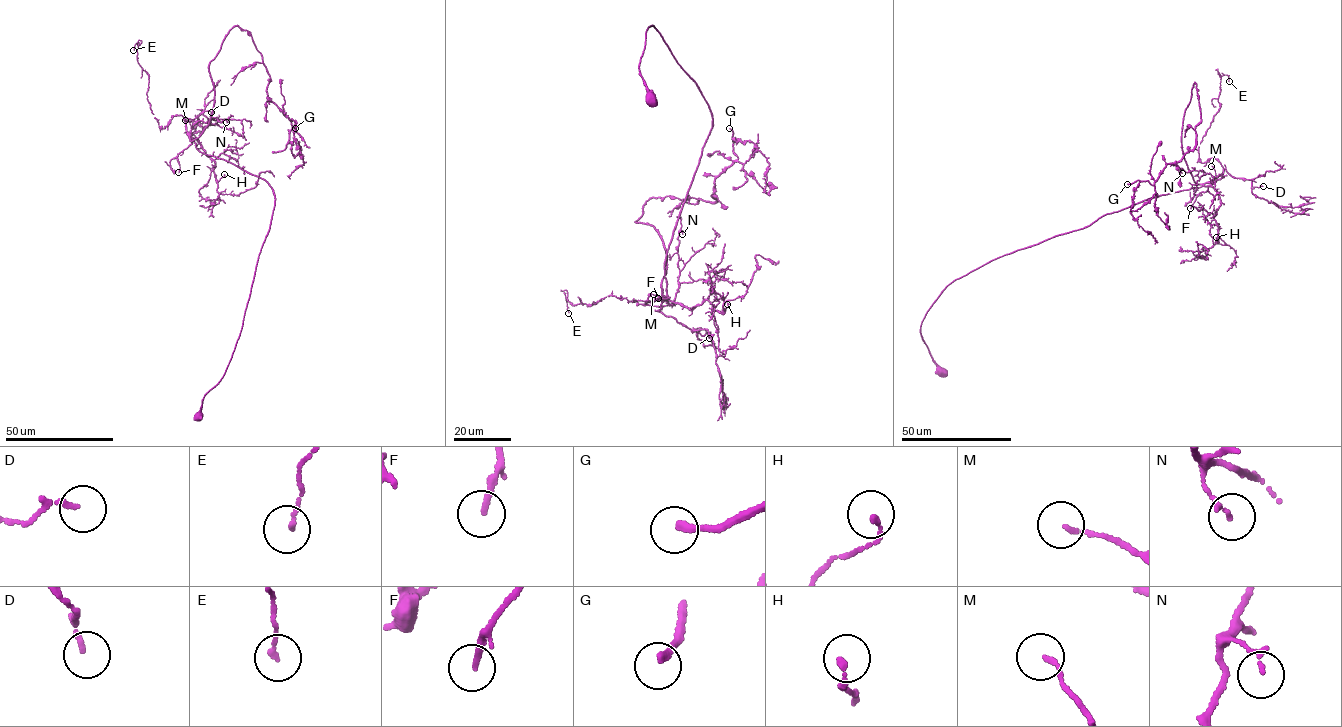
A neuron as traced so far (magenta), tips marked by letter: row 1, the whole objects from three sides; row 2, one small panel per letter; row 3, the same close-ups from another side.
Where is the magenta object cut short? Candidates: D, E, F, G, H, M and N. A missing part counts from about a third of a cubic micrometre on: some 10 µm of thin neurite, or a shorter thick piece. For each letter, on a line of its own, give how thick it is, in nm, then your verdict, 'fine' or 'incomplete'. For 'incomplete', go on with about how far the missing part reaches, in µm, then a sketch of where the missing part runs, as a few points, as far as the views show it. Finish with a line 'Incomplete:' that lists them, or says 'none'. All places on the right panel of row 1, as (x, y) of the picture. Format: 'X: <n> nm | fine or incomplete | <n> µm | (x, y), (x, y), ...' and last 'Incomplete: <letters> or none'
D: 110 nm | fine
E: 150 nm | fine
F: 180 nm | fine
G: 200 nm | incomplete | 30 µm
H: 150 nm | fine
M: 130 nm | fine
N: 150 nm | fine
Incomplete: G

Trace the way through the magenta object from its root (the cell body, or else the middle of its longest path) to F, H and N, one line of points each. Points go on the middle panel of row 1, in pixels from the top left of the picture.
F: (651, 99), (638, 69), (651, 25), (696, 83), (712, 119), (665, 258), (669, 297), (653, 301), (658, 298)
H: (651, 99), (638, 69), (651, 25), (712, 119), (665, 258), (666, 297), (691, 309), (727, 304)
N: (651, 99), (638, 69), (651, 25), (712, 119), (665, 258), (670, 305), (682, 234)

